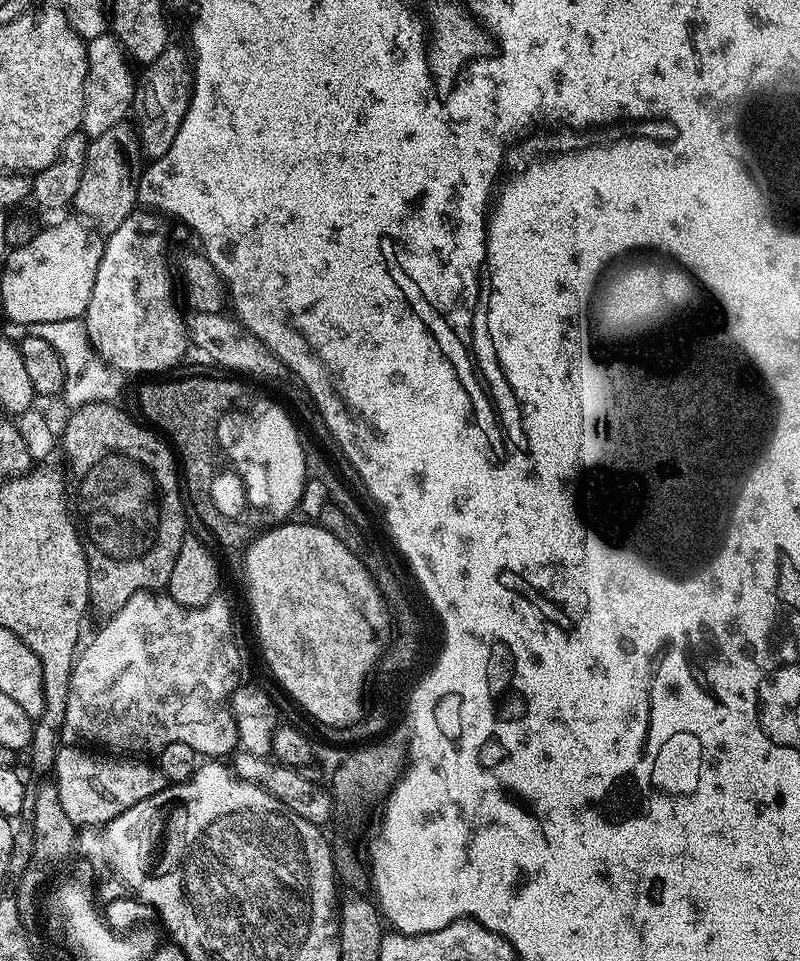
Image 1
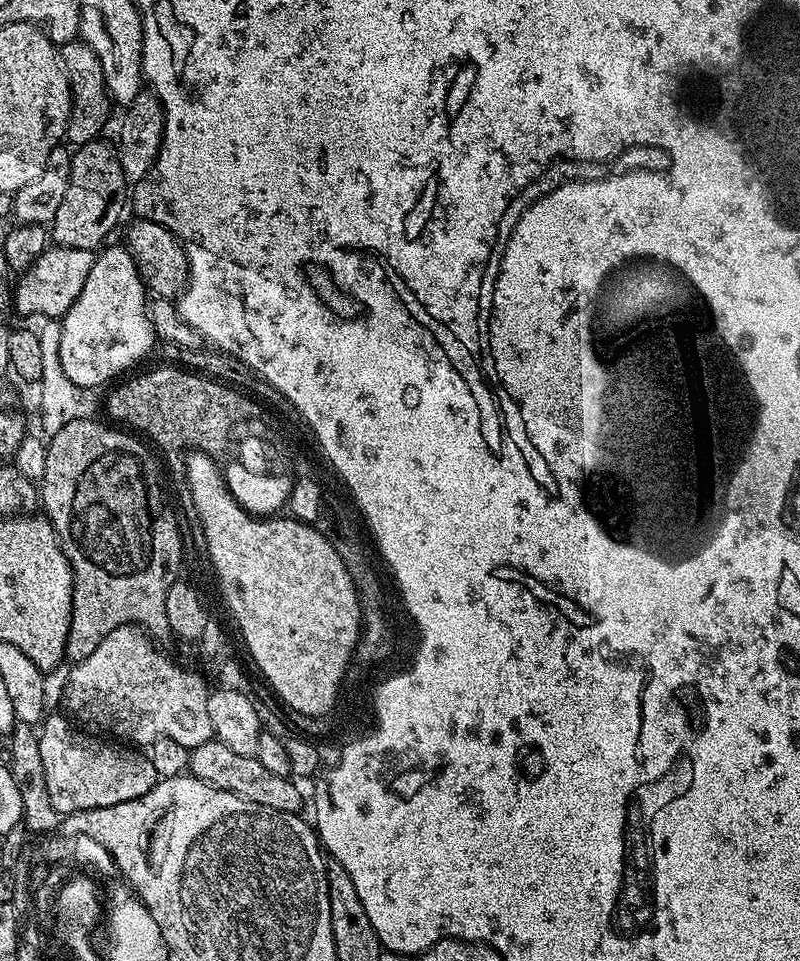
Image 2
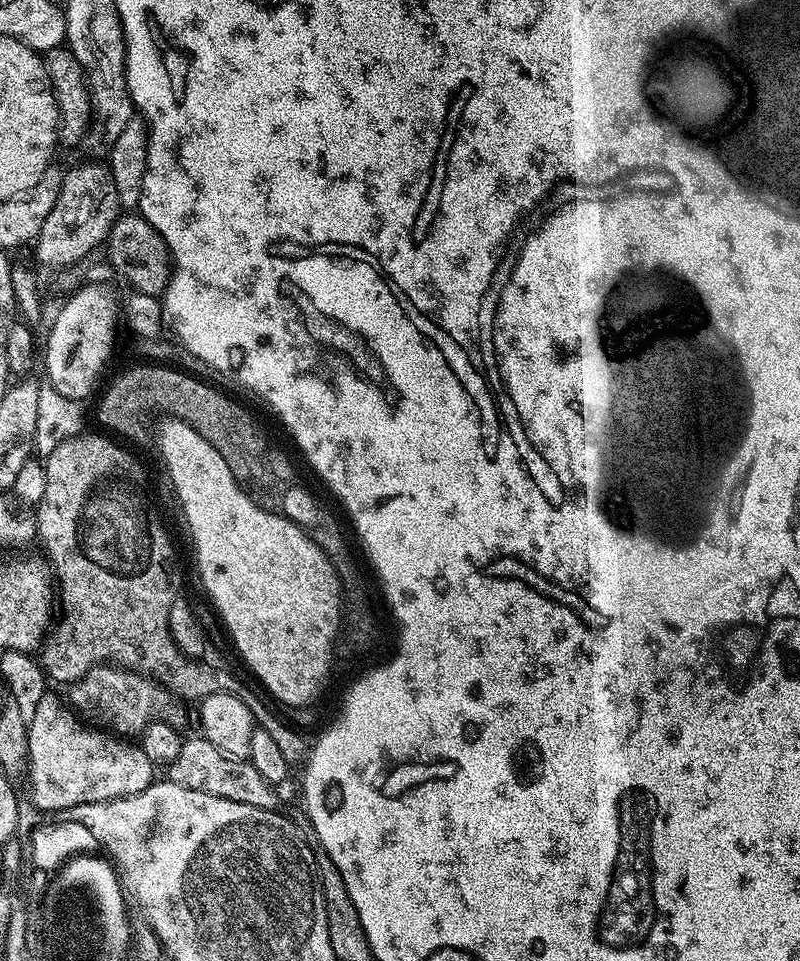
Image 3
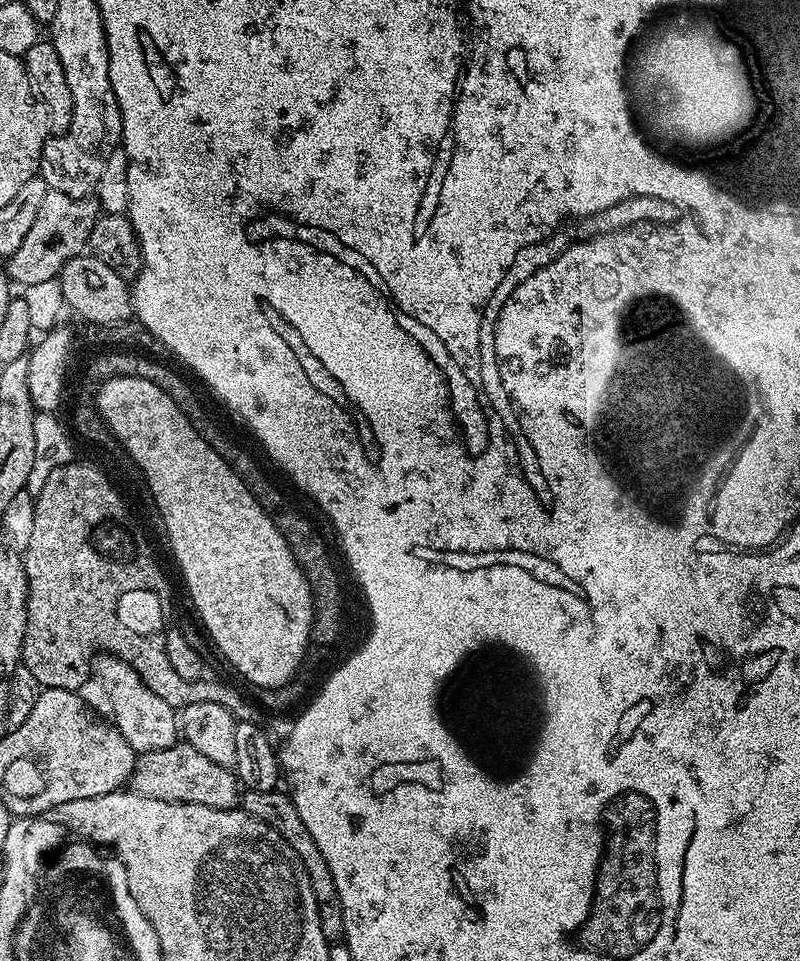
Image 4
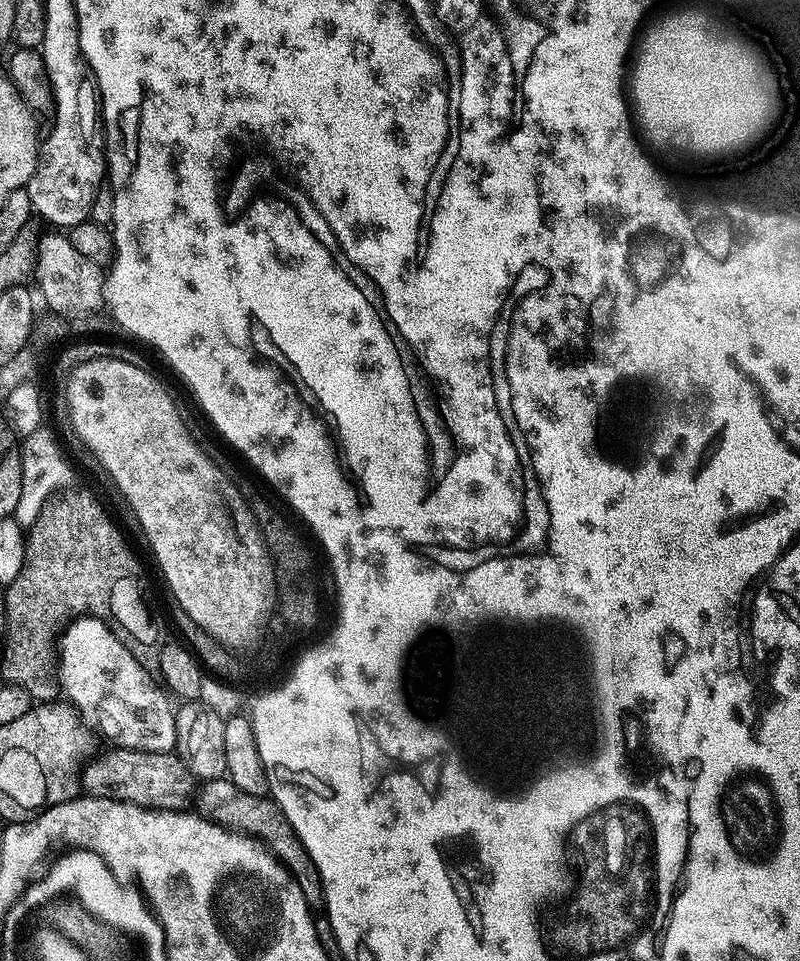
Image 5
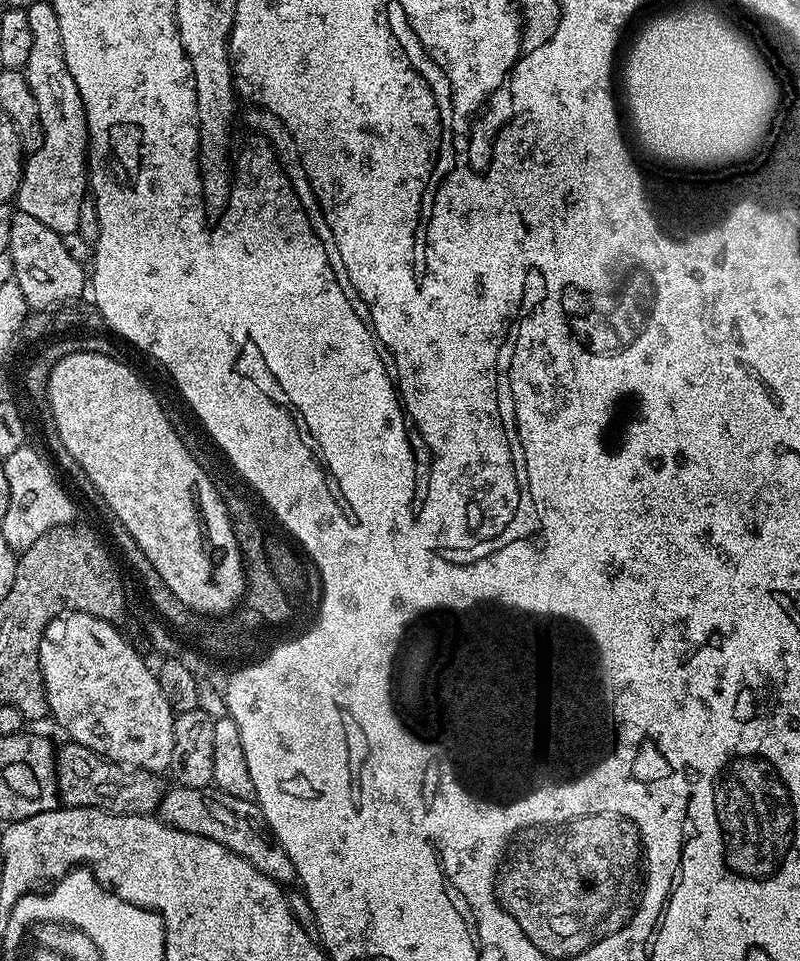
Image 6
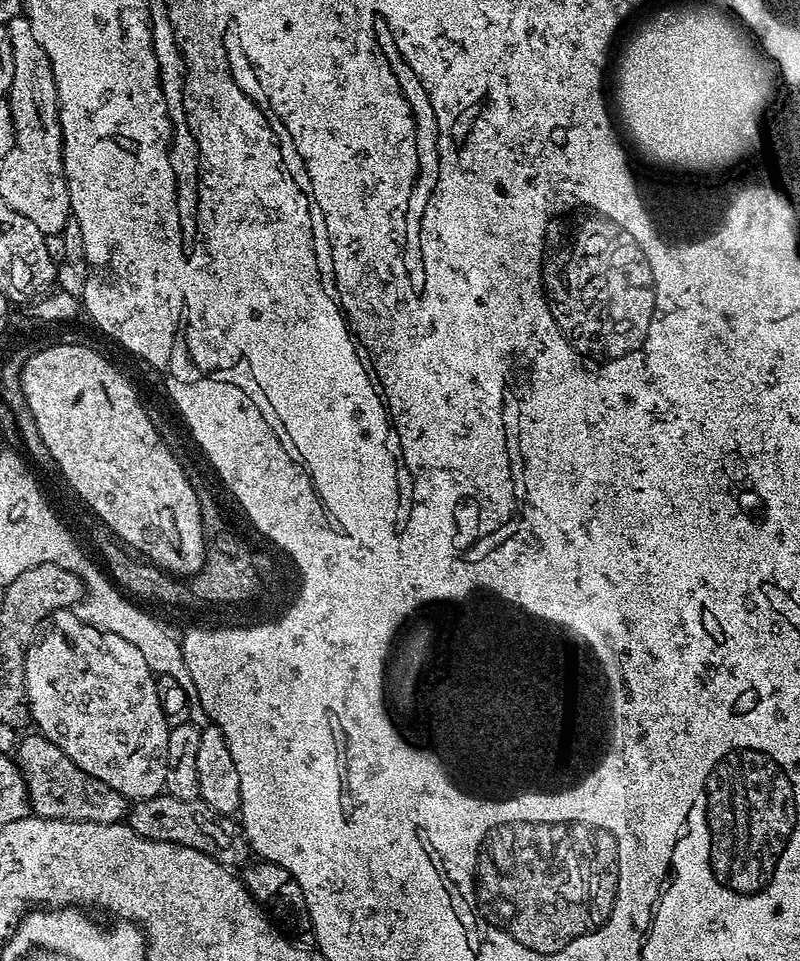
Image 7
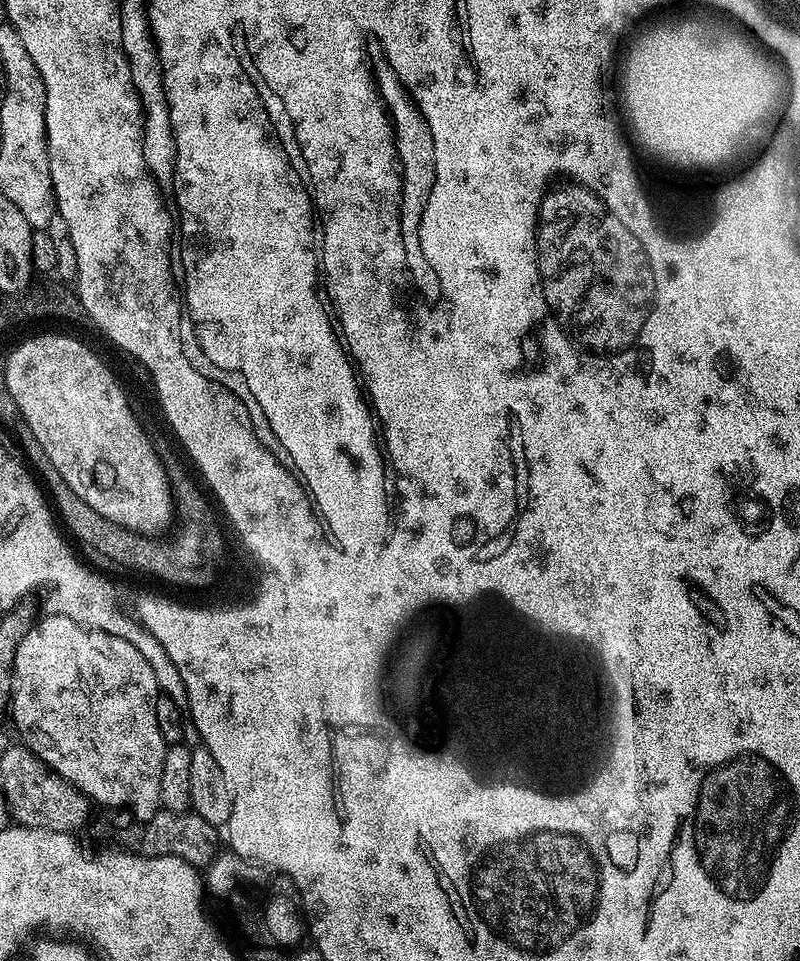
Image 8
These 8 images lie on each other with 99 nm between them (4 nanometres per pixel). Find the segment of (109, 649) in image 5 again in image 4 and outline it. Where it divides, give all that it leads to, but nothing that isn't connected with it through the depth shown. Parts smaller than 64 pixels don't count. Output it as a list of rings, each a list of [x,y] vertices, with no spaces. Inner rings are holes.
[[[100,654],[94,660],[94,676],[100,679],[100,684],[108,692],[120,692],[116,700],[116,728],[130,742],[130,746],[138,754],[141,752],[153,752],[154,750],[166,750],[178,740],[178,712],[171,708],[154,690],[142,682],[142,678],[130,665],[122,662],[116,656]]]

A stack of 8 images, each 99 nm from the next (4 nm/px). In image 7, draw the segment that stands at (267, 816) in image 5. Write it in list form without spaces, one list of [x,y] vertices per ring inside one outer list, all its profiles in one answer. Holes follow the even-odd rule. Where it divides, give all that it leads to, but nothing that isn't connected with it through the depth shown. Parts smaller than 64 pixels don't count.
[[[161,794],[150,798],[146,802],[148,812],[144,812],[145,805],[140,802],[133,803],[128,809],[126,823],[142,838],[147,840],[161,840],[162,842],[174,842],[182,846],[197,848],[214,858],[219,864],[229,866],[244,866],[249,863],[250,849],[248,839],[237,821],[232,816],[223,816],[215,812],[203,800],[183,800],[167,794]]]

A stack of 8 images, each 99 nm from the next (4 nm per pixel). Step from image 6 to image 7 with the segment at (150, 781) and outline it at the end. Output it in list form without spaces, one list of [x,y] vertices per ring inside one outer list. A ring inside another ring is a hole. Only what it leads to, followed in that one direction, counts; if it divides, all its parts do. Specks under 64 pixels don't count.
[[[21,735],[16,745],[14,759],[24,775],[28,787],[28,802],[37,816],[48,816],[52,820],[89,820],[103,824],[119,824],[128,815],[129,801],[118,790],[98,782],[86,774],[54,742],[42,735]]]

